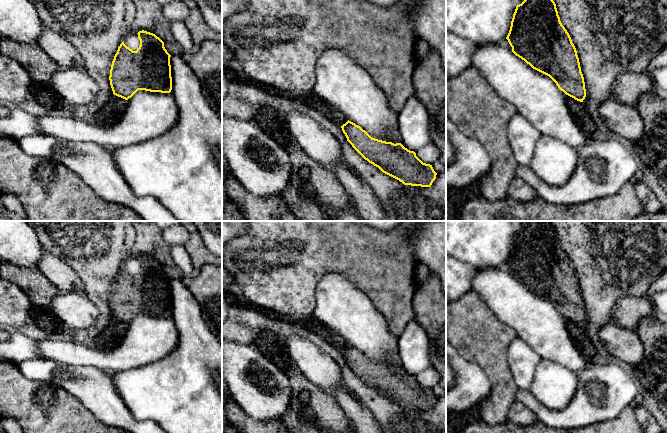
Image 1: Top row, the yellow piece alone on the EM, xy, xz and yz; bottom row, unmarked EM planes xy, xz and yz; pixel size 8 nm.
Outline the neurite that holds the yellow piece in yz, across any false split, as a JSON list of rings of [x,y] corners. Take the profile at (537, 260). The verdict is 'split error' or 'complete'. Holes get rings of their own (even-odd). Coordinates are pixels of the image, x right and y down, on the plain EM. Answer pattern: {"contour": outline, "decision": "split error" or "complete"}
{"contour": [[[526,221],[517,229],[506,263],[516,280],[533,293],[549,300],[566,319],[583,326],[586,313],[577,275],[550,221]]], "decision": "complete"}

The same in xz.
{"contour": [[[349,344],[341,352],[347,365],[365,384],[404,409],[430,411],[436,403],[432,389],[423,387],[401,367],[372,362]]], "decision": "complete"}

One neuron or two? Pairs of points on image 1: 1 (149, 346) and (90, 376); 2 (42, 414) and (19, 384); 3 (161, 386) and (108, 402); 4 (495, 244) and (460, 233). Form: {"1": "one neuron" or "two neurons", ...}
{"1": "two neurons", "2": "one neuron", "3": "two neurons", "4": "one neuron"}

